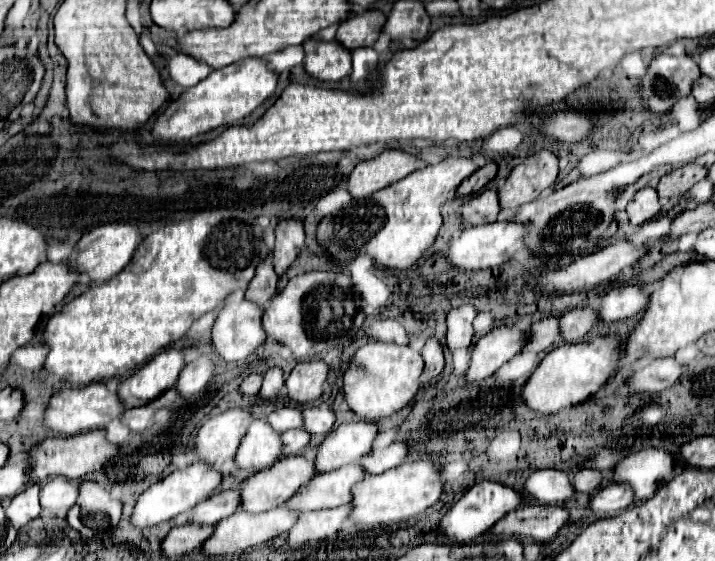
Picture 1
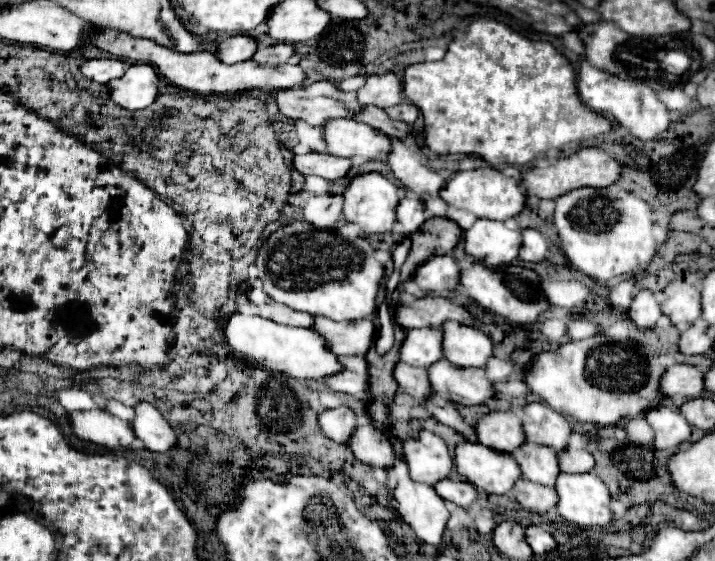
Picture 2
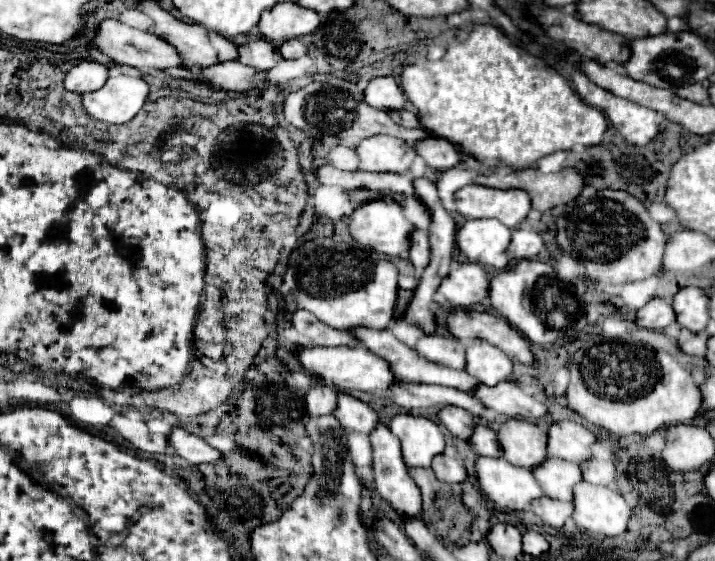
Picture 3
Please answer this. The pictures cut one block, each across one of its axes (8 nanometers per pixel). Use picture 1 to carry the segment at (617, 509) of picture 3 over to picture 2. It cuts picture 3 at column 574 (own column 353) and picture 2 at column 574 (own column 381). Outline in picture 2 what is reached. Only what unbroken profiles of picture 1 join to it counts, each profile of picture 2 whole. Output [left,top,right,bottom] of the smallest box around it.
[556,472,612,528]

